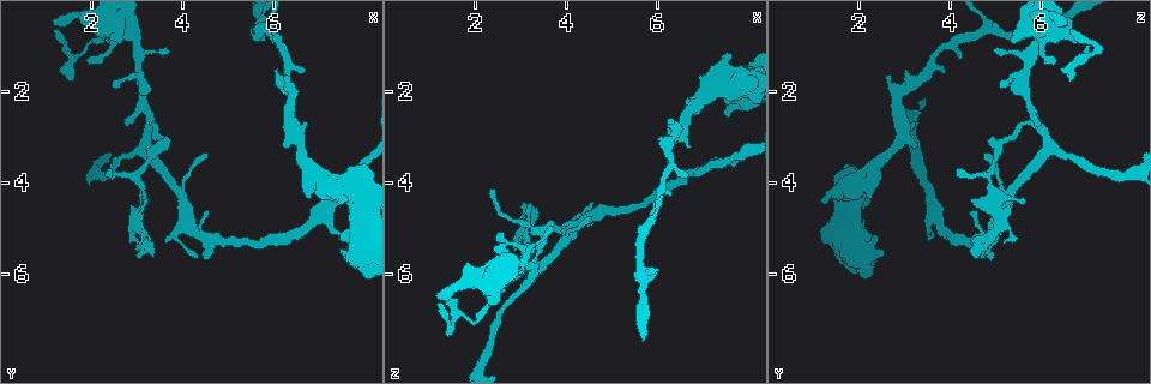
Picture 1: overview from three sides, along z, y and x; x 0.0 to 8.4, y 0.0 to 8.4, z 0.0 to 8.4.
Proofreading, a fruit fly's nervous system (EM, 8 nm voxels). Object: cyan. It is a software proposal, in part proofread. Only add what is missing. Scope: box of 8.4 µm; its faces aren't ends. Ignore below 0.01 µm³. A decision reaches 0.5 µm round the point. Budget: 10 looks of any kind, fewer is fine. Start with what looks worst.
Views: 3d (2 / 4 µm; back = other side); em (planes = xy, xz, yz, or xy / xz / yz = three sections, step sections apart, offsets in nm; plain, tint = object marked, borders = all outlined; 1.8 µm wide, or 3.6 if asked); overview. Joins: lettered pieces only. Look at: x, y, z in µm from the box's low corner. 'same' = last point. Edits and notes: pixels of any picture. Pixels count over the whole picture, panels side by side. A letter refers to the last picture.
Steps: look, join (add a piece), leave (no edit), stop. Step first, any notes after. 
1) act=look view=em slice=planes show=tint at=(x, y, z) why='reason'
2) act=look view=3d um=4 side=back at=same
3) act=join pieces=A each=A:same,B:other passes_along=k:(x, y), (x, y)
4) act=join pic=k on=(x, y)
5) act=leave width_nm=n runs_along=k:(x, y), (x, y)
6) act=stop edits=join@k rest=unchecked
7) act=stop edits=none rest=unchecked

act=look view=em slice=planes show=borders at=(3.05, 5.60, 4.55) why='free end'

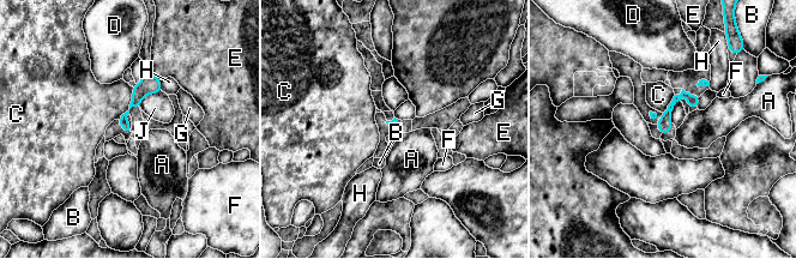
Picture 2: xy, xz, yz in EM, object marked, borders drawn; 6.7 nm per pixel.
act=leave each=A:other,B:other,C:other,D:other,E:other,F:other,G:other,H:other,J:other found='no lettered piece goes on from it'

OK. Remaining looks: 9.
act=look view=em um=3.6 slice=planes show=borders at=(2.70, 2.75, 5.90) why='free end'

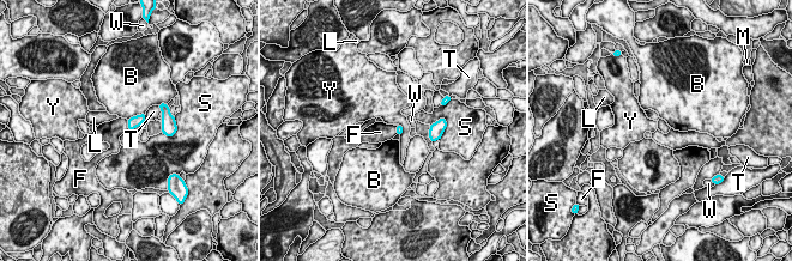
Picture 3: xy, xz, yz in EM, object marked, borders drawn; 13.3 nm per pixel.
act=leave width_nm=100 longest_contact=B:280nm each=B:other,F:other,L:other,M:other,S:other,T:other,W:other,Y:other found='none of them fits'

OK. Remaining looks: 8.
act=look view=3d um=4 at=(7.60, 4.40, 1.20) why='stops while still wide'

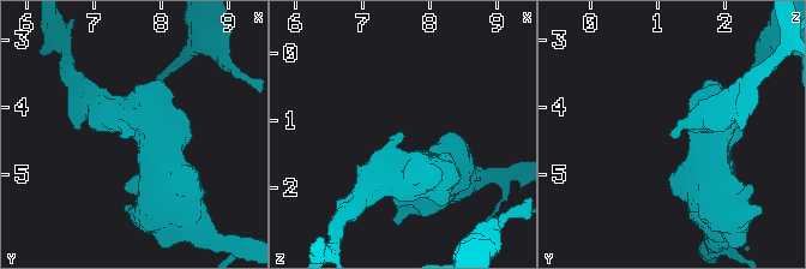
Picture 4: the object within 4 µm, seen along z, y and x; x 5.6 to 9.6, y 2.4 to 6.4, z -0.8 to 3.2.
act=look view=em slice=xz step=16 show=tint at=(7.60, 4.40, 1.20)

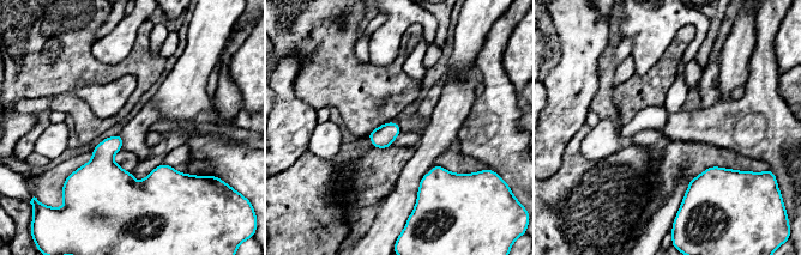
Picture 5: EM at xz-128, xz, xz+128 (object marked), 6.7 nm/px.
act=look view=em slice=xz step=16 show=borders at=same why='what lies round it'

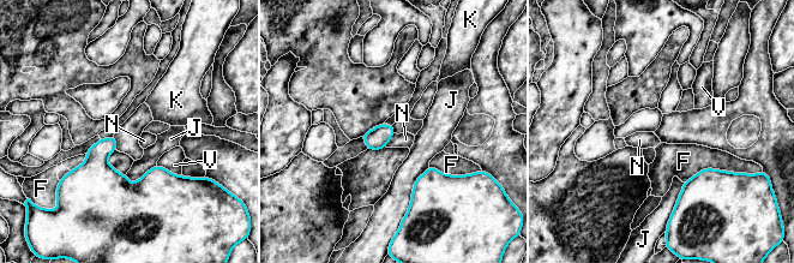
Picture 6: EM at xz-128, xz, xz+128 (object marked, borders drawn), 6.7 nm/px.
act=leave each=F:other,J:other,K:other,N:other,V:other border=6:(395, 132), (385, 147) found='none of them fits'

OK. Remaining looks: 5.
act=look view=3d um=4 at=(2.60, 0.95, 5.30) why='stops while still wide'

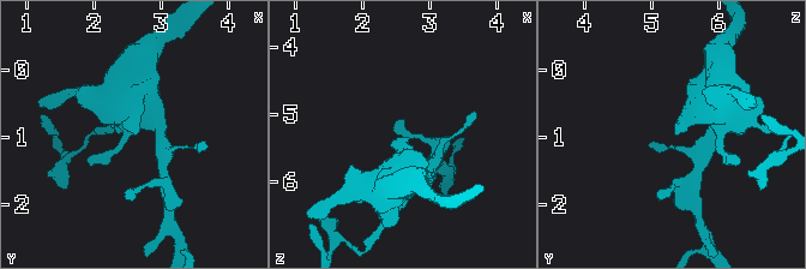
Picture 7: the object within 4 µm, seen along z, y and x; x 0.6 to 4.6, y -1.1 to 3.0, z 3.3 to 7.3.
act=look view=em um=3.6 slice=xz step=4 show=borders at=(2.65, 0.95, 5.35) why='shape alone is not enough'

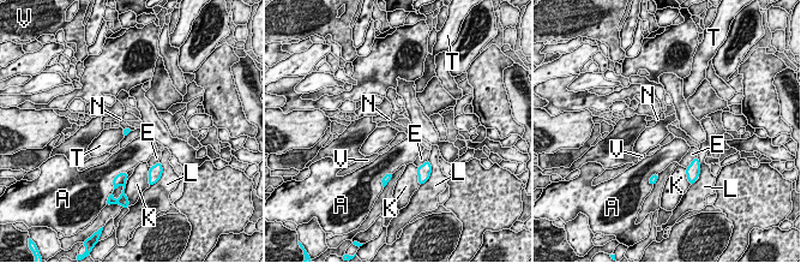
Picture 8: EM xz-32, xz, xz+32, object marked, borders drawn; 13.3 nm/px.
act=leave each=A:other,E:other,K:other,L:other,N:other,T:other,V:other border=8:(121, 129), (124, 137) found='none of them fits'

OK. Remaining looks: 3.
act=stop edits=none rest=unchecked

